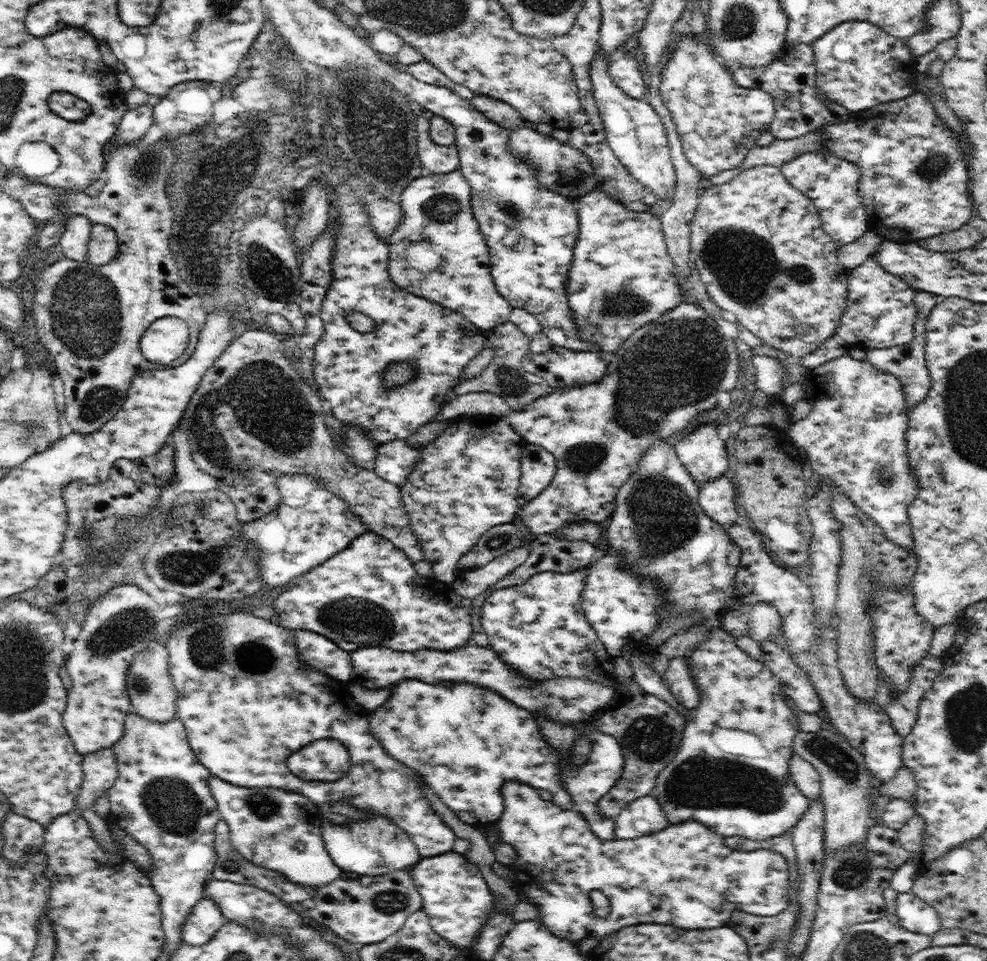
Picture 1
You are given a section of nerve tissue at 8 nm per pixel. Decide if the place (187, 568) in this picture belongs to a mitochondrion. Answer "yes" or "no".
yes

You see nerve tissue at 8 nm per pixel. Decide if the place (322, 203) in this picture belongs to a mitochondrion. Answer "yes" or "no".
no

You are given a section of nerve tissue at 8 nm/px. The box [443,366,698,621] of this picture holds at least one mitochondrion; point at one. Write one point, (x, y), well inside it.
(584, 458)

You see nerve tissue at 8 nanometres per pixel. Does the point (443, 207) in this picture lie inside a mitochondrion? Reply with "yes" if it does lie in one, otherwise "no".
yes

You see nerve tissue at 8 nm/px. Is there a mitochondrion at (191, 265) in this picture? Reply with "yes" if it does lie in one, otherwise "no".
yes

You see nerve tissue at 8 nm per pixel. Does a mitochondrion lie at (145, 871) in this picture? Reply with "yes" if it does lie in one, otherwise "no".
no

